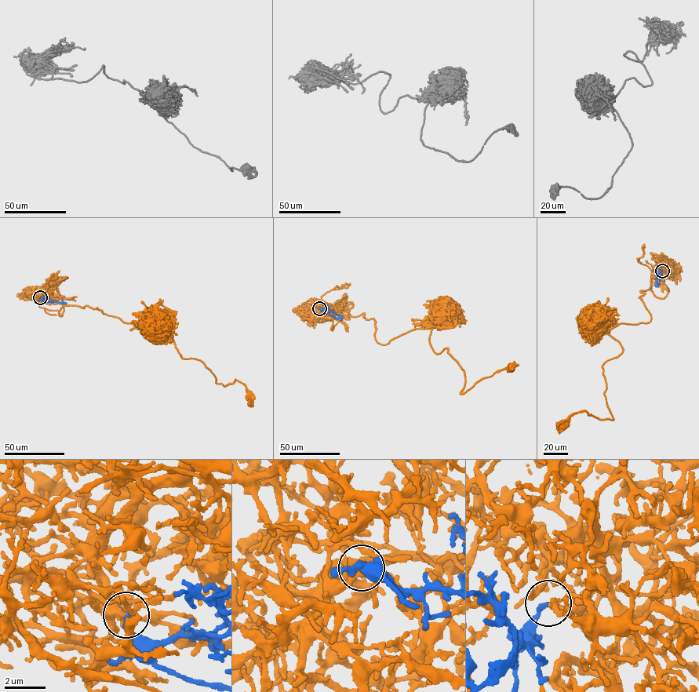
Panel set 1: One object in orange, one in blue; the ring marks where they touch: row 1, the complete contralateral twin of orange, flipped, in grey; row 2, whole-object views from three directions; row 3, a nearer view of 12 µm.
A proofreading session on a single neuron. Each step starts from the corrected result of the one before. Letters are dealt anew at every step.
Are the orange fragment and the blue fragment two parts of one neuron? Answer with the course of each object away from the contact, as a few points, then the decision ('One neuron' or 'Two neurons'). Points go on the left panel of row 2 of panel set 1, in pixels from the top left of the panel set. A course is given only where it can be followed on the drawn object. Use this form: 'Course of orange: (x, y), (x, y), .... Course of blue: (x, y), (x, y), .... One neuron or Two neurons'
Course of orange: (40, 297), (63, 298), (61, 316), (87, 305), (169, 334), (183, 358), (249, 396). Course of blue: (40, 297), (48, 302), (66, 303). One neuron

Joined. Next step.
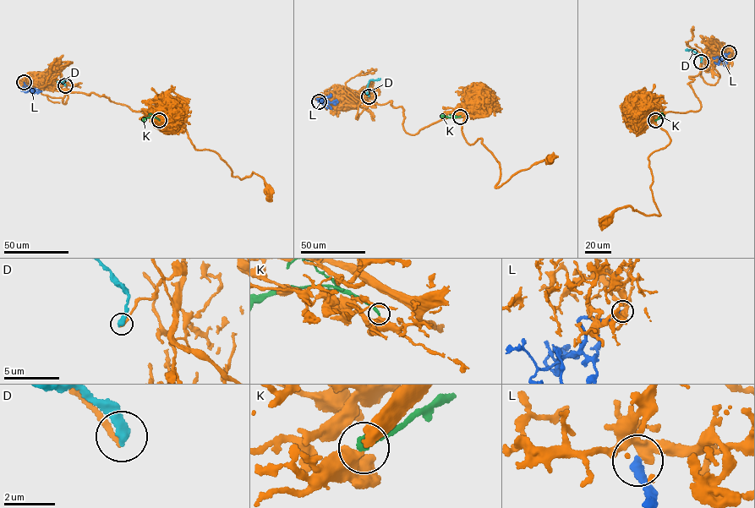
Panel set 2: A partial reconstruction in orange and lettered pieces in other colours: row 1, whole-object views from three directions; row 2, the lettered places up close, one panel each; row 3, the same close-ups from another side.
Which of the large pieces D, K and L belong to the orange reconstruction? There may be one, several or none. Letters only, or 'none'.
K

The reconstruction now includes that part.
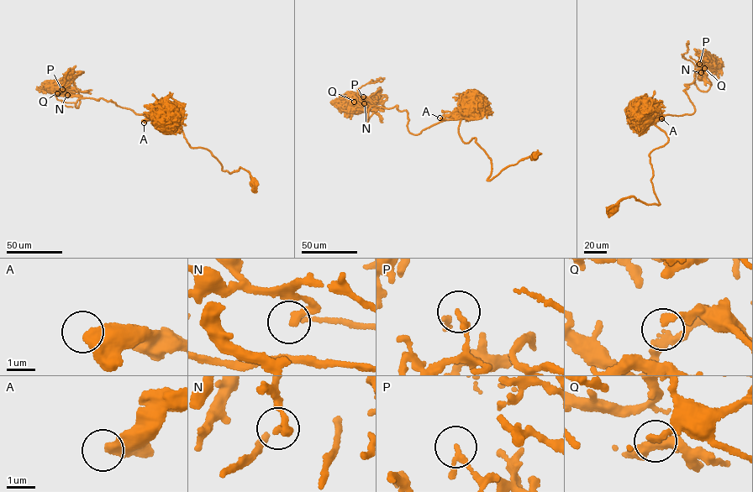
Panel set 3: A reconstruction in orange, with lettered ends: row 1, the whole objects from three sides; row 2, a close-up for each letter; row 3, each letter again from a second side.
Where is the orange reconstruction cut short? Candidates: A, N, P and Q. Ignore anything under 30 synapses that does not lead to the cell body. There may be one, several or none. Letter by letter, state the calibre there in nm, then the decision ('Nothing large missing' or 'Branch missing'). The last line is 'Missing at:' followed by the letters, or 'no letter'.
A: Thickness 480 nm. Nothing large missing
N: Thickness 200 nm. Nothing large missing
P: Thickness 200 nm. Nothing large missing
Q: Thickness 200 nm. Nothing large missing
Missing at: no letter

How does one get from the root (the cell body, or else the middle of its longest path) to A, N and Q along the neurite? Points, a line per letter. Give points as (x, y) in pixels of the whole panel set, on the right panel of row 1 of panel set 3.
A: (613, 209), (631, 196), (660, 204), (650, 154), (668, 139), (649, 123), (661, 118)
N: (613, 209), (660, 204), (655, 122), (693, 113), (684, 84), (706, 91), (701, 72)
Q: (613, 209), (660, 204), (655, 122), (693, 113), (684, 84), (706, 91), (704, 68)

